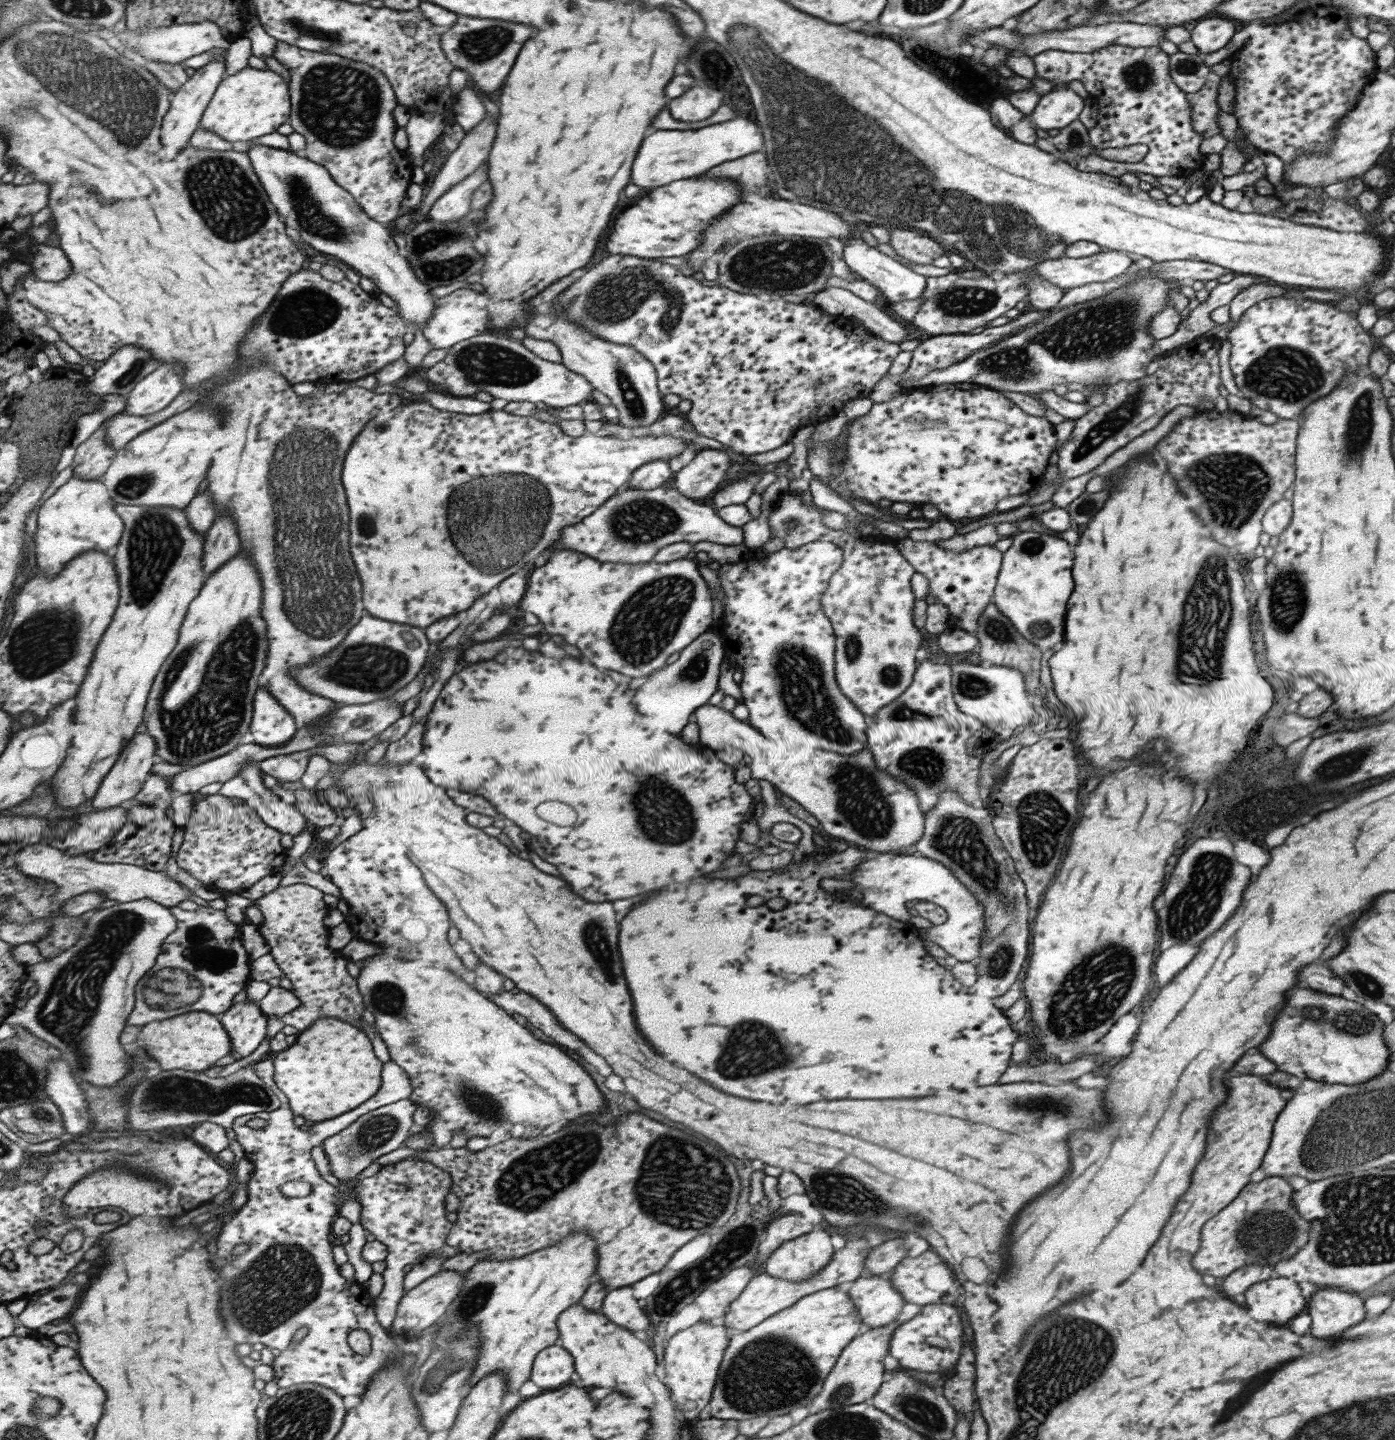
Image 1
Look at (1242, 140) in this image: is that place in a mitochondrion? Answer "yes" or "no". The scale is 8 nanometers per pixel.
no

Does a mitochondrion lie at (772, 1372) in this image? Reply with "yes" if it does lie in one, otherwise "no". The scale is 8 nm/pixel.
yes

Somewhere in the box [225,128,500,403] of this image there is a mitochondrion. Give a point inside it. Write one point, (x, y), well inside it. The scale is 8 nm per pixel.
(304, 311)

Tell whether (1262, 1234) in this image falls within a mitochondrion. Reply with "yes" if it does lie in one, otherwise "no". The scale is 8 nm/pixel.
yes

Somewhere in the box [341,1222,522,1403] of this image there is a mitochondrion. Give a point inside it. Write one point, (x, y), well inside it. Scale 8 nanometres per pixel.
(475, 1299)

